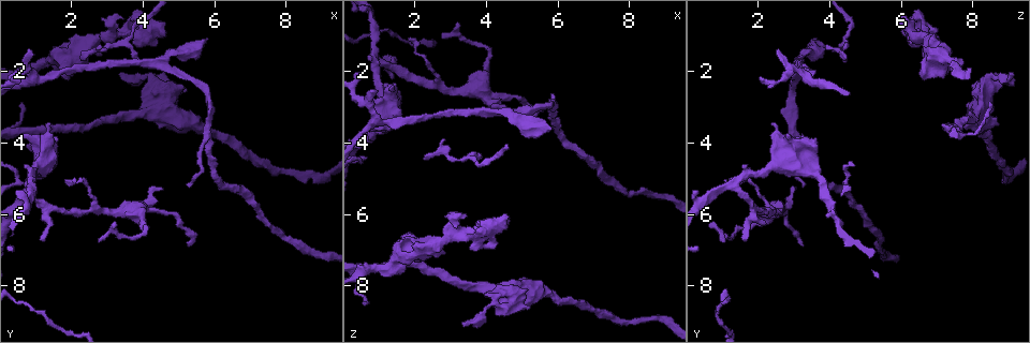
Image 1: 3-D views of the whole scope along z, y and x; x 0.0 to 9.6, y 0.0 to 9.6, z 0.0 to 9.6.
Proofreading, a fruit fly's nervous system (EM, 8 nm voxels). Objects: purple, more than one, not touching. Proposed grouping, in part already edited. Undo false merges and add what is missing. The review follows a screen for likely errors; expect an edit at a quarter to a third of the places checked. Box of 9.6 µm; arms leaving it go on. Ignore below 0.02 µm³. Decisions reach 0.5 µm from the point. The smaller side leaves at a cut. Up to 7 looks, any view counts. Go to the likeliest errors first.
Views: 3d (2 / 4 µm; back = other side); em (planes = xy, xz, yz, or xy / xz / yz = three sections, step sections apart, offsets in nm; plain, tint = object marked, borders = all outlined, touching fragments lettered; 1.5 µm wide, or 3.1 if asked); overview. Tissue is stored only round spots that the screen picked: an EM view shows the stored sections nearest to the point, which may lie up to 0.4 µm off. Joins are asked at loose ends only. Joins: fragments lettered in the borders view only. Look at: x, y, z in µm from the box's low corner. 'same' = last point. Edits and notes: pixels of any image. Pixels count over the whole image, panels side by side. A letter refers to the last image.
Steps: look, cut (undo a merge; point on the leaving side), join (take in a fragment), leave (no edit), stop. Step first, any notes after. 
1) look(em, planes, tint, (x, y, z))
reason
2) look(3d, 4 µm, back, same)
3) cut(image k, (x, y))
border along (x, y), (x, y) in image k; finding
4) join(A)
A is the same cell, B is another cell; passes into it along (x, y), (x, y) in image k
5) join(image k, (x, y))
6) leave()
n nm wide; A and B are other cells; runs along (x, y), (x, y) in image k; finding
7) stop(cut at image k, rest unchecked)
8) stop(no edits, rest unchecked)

look(em, xz, step 4, tint, (0.60, 3.80, 2.85))

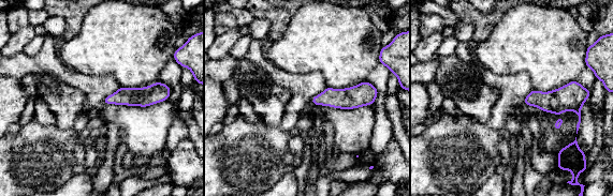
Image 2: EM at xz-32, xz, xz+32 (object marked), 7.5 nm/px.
look(em, planes, borders, same)
another direction

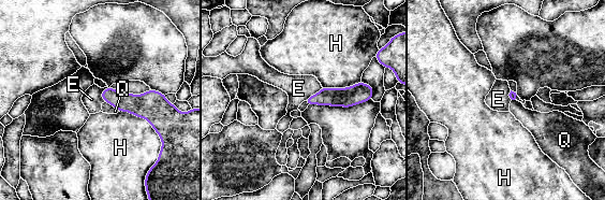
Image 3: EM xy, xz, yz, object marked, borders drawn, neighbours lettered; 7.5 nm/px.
leave()
E, H and Q are other cells; runs along (368, 93), (309, 100) in image 3; none of them fits

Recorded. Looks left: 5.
look(3d, 2 µm, (2.25, 1.60, 4.45))
branch stops here

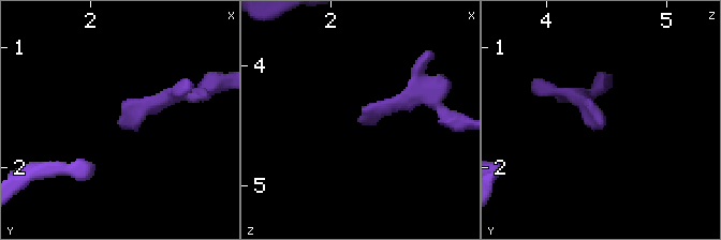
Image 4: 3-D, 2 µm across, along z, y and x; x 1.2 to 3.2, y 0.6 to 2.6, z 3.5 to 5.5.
look(em, planes, borders, (2.24, 1.60, 4.44))
need the tissue

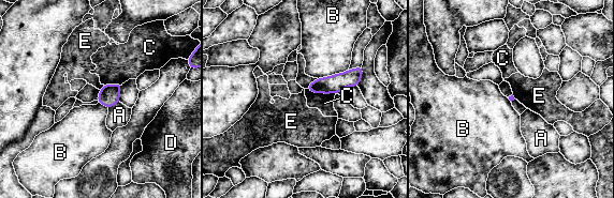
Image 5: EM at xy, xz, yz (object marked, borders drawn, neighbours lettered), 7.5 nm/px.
leave()
A, B, C, D and E are other cells; runs along (360, 70), (335, 84), (310, 87) in image 5; no lettered fragment goes on from it

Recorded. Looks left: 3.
look(3d, 2 µm, (3.25, 6.30, 0.70))

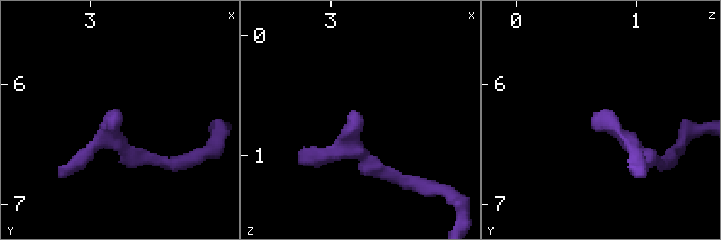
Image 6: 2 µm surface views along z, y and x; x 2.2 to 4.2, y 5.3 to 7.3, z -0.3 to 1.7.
look(em, planes, tint, (3.24, 6.28, 0.64))

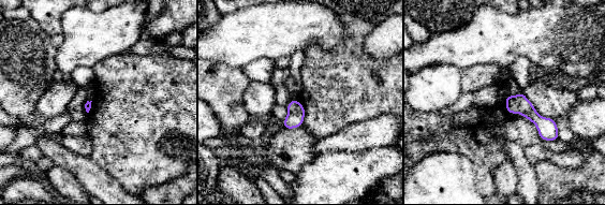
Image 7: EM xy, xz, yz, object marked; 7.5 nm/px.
look(em, planes, borders, same)
see the neighbours

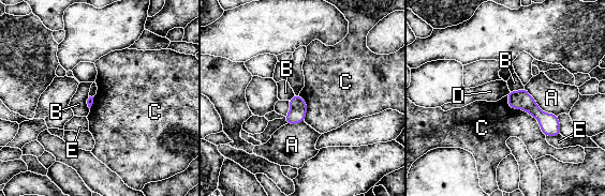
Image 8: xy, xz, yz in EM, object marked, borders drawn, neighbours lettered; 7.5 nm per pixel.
leave()
A, B, C, D and E are other cells; border along (506, 95), (545, 136) in image 8; none of them fits

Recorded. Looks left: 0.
stop(no edits, rest unchecked)

